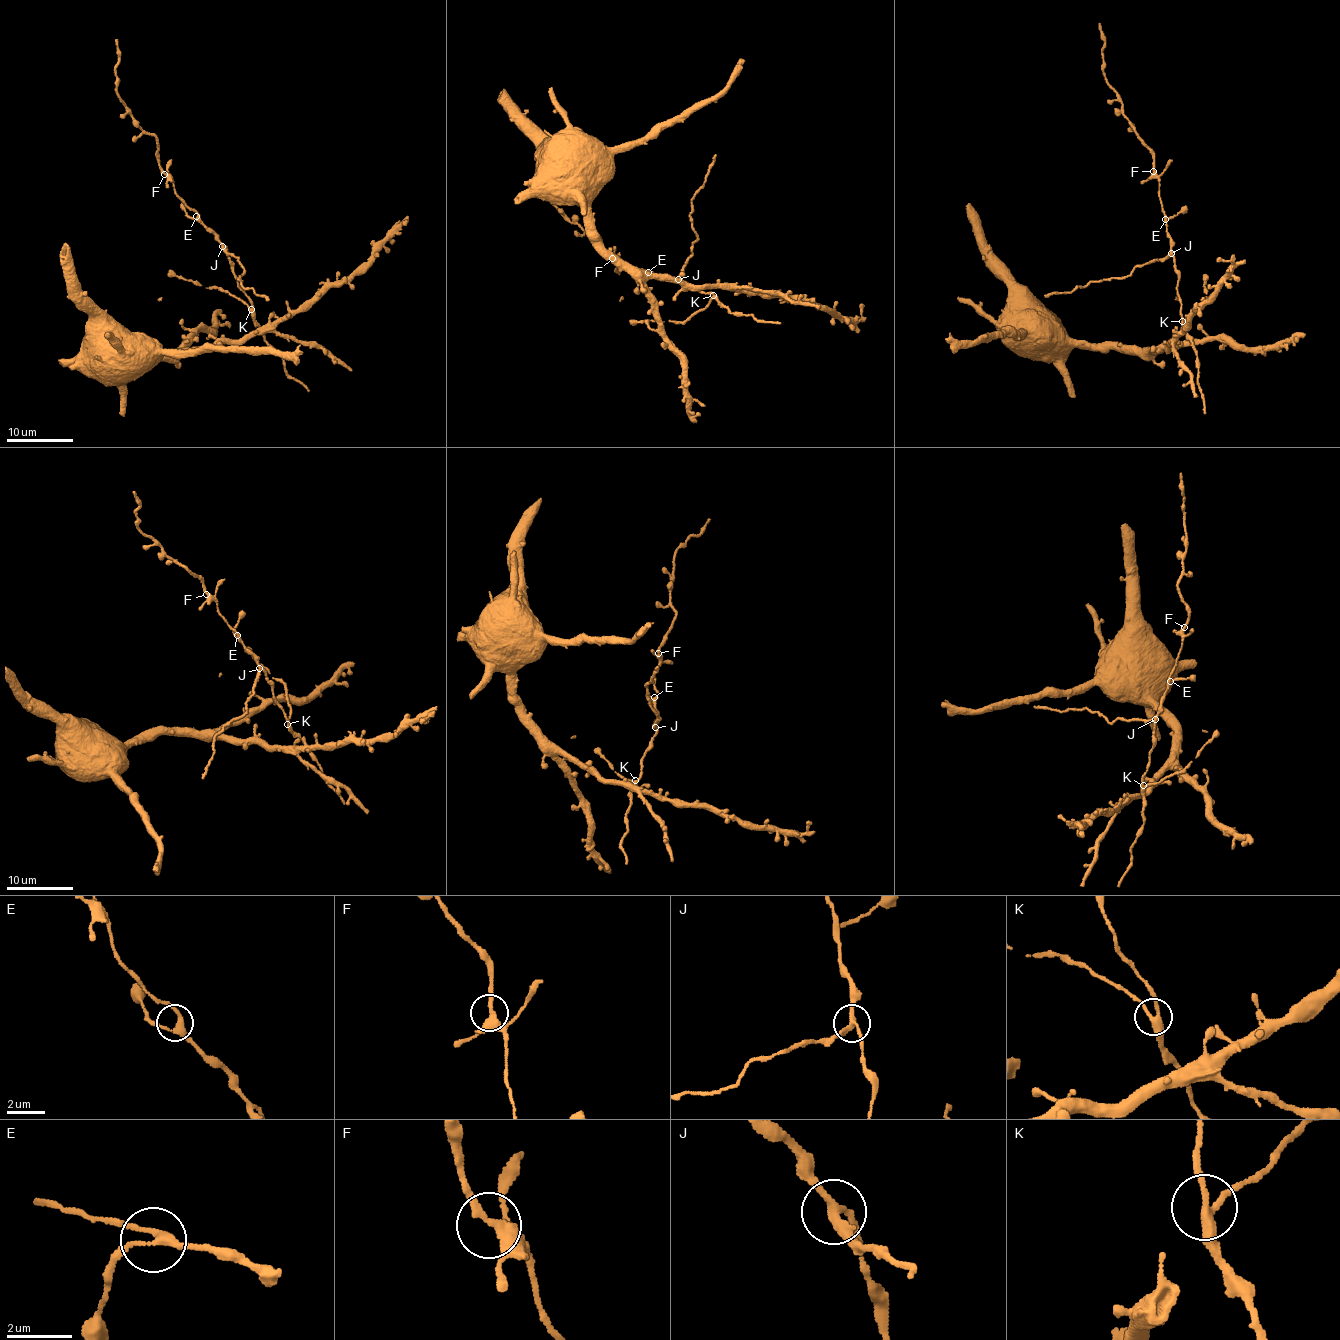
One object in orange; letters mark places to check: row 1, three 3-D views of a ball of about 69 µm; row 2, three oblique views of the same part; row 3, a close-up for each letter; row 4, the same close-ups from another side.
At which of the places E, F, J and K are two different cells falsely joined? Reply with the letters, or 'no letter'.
J

